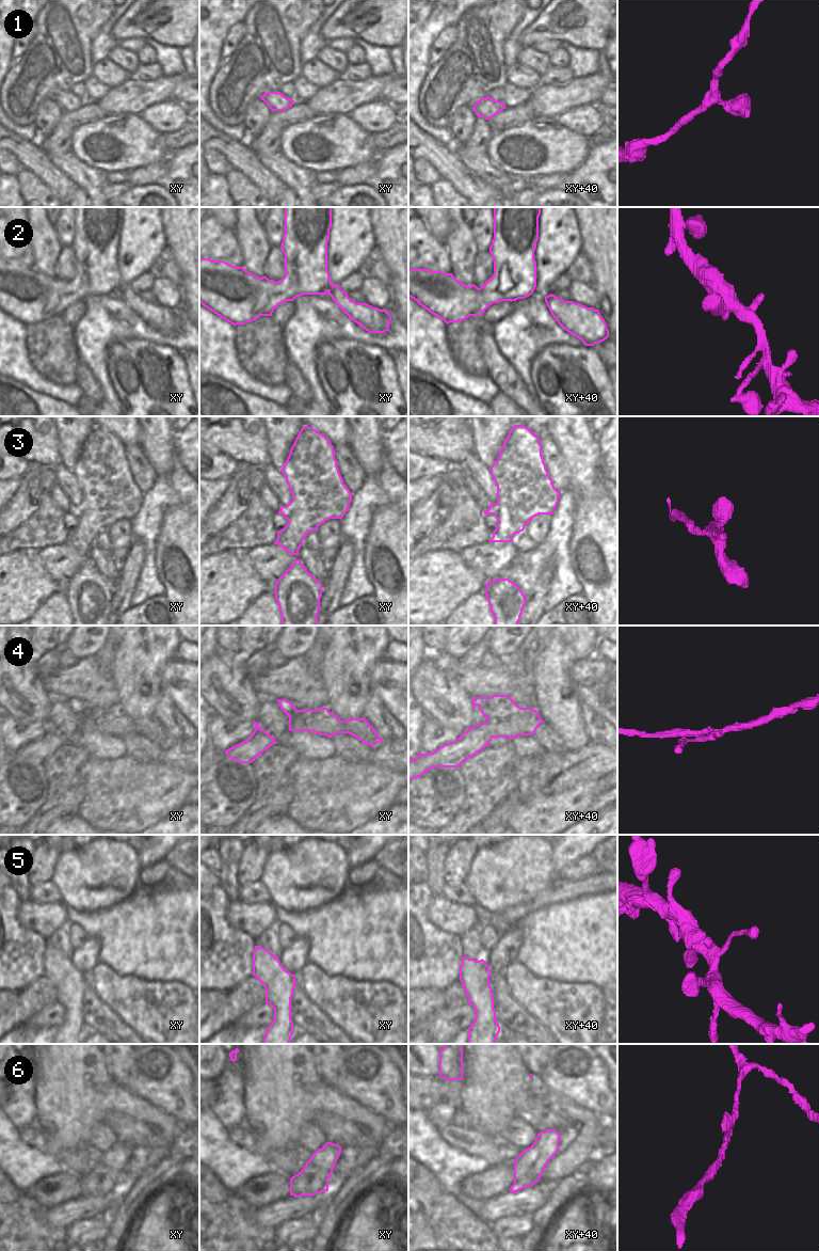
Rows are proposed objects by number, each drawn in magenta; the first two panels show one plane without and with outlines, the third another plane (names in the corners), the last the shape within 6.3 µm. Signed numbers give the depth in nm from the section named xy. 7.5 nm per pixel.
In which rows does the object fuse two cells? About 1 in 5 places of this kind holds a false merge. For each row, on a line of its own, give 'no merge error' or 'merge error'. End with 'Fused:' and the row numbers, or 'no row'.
1: no merge error
2: no merge error
3: no merge error
4: merge error
5: no merge error
6: merge error
Fused: 4, 6

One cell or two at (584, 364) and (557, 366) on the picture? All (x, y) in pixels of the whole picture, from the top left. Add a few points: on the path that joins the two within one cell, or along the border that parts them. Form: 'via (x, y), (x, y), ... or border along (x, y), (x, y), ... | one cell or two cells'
via (578, 366), (563, 366) | one cell

